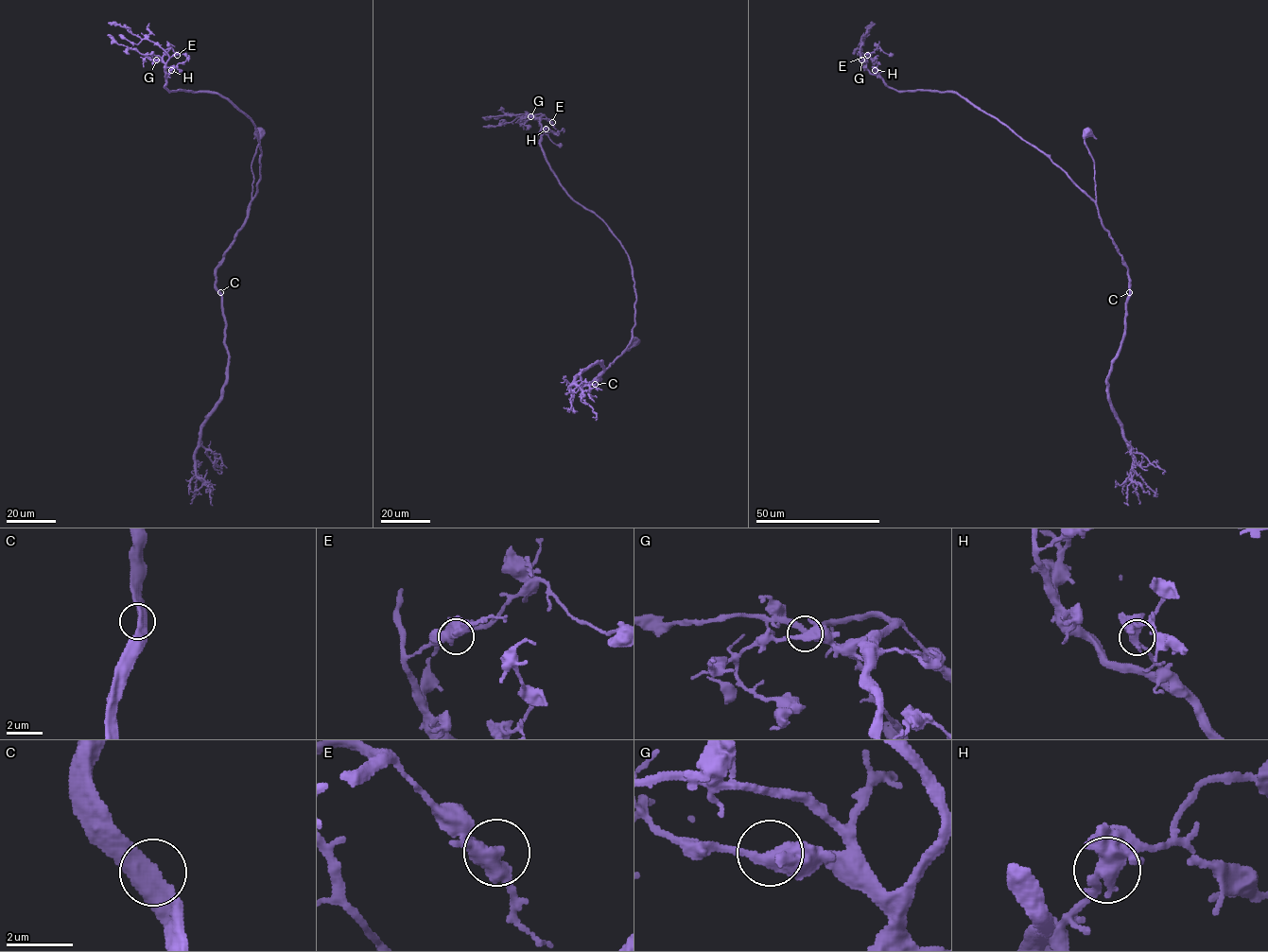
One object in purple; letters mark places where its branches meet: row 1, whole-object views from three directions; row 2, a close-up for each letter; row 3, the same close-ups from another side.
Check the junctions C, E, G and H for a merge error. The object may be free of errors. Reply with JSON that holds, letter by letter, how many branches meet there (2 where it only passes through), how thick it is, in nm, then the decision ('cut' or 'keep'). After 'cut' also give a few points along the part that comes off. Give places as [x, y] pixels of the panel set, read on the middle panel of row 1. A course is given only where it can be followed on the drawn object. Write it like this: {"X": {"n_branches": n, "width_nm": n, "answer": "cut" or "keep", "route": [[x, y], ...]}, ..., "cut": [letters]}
{"C": {"n_branches": 2, "width_nm": 480, "answer": "keep"}, "E": {"n_branches": 2, "width_nm": 500, "answer": "keep"}, "G": {"n_branches": 2, "width_nm": 480, "answer": "keep"}, "H": {"n_branches": 2, "width_nm": 550, "answer": "keep"}, "cut": []}

